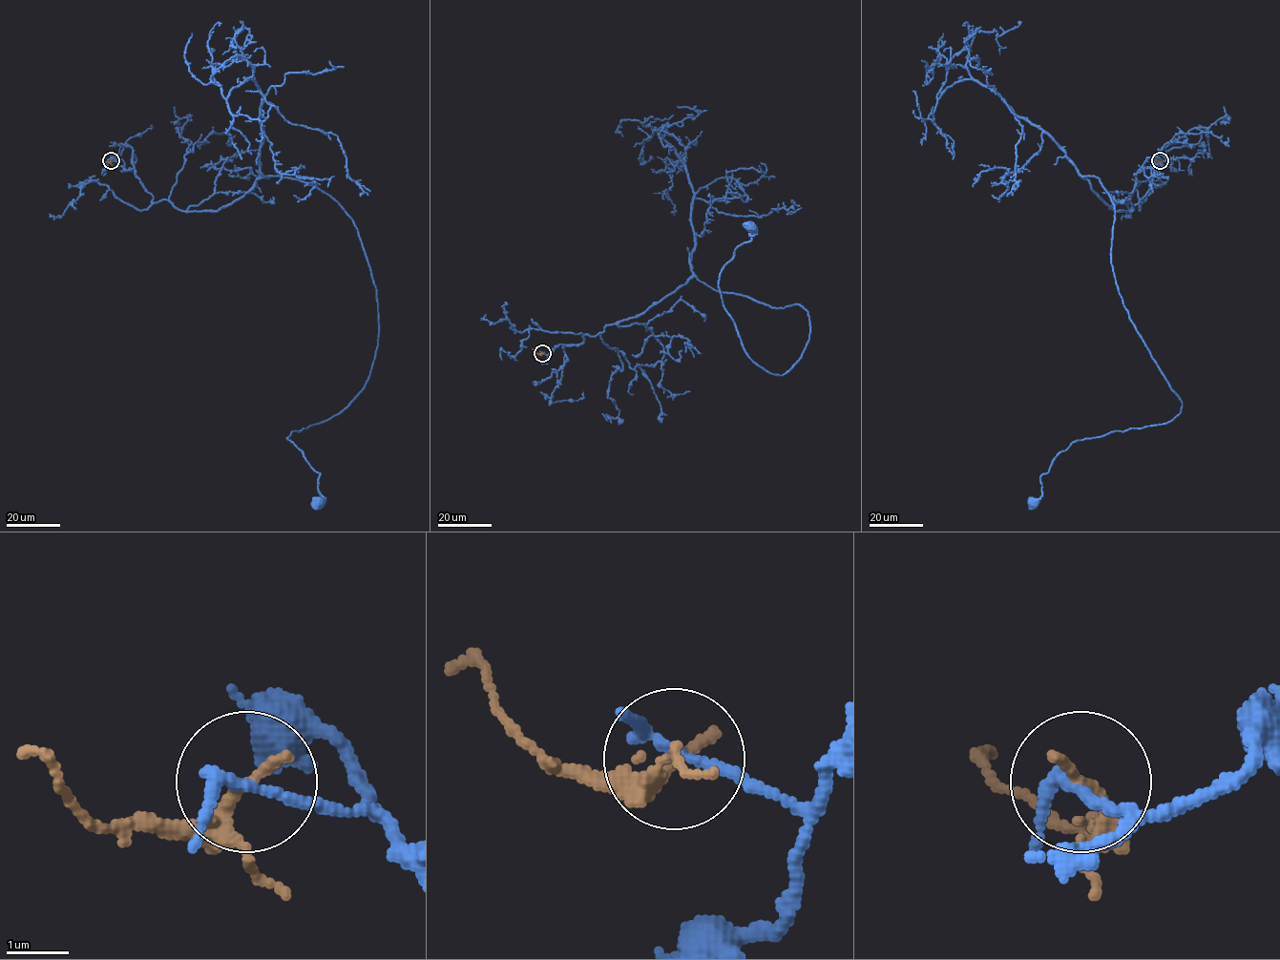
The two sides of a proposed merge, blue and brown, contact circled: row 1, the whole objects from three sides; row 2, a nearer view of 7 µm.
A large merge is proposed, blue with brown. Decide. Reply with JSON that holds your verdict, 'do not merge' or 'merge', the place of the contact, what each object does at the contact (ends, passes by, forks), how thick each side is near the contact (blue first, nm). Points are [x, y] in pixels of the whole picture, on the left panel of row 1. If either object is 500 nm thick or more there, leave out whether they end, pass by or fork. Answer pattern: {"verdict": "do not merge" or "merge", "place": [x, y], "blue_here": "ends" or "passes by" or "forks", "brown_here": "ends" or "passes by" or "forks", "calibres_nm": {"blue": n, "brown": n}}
{"verdict": "do not merge", "place": [111, 160], "blue_here": "passes by", "brown_here": "ends", "calibres_nm": {"blue": 170, "brown": 280}}

